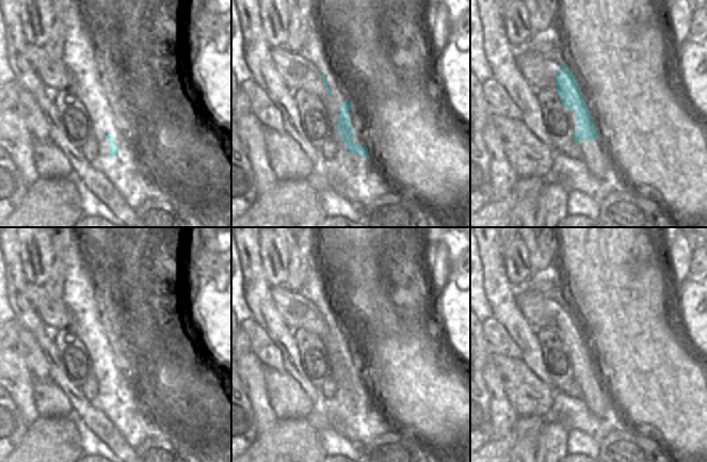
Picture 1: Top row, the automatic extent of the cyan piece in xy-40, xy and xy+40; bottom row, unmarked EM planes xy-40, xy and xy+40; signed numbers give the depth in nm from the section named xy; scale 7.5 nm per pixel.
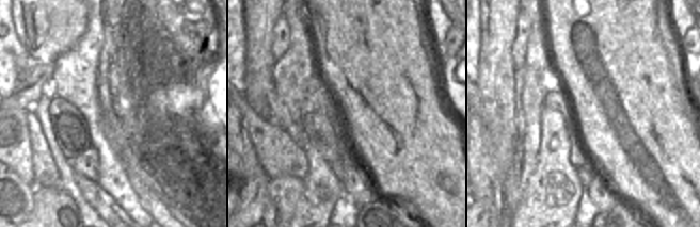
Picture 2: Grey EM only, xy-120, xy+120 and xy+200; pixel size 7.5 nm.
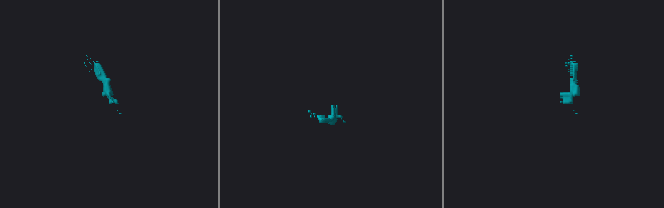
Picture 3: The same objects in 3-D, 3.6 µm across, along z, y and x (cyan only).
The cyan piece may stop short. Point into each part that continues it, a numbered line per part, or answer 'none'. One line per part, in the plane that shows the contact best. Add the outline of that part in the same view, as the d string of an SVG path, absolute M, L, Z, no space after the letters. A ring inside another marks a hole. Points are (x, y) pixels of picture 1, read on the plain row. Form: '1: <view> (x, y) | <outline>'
1: xy (298, 312) | M272 286L270 293L285 323L292 331L305 329L320 337L327 335L327 328L316 305L301 292L292 292L285 286Z
2: xy+40 (593, 393) | M599 377L594 380L578 380L577 383L581 387L581 398L590 412L595 416L601 416L611 405L611 400Z

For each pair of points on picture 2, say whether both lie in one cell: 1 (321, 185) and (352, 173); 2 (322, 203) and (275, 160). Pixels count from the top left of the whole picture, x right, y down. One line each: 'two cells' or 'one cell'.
1: two cells
2: two cells

